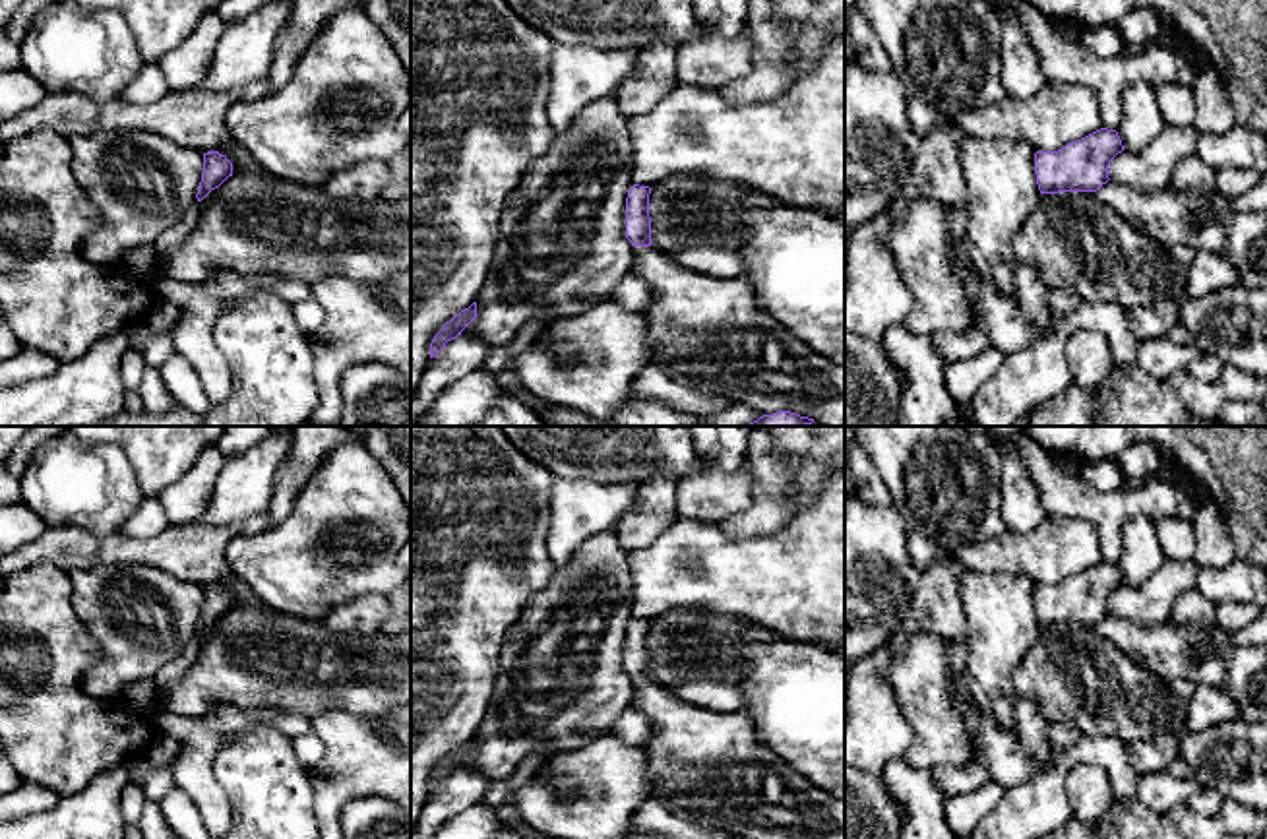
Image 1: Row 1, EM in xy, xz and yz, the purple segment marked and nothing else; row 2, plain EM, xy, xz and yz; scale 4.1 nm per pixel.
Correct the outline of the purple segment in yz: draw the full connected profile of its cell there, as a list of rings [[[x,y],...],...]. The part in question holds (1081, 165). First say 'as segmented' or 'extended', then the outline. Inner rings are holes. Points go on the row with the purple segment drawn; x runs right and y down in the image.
as segmented | [[[1100,128],[1058,151],[1035,153],[1040,194],[1097,192],[1108,178],[1110,161],[1124,151],[1116,130]]]

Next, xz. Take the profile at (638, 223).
as segmented | [[[634,184],[626,198],[626,238],[632,246],[651,246],[649,186]]]

